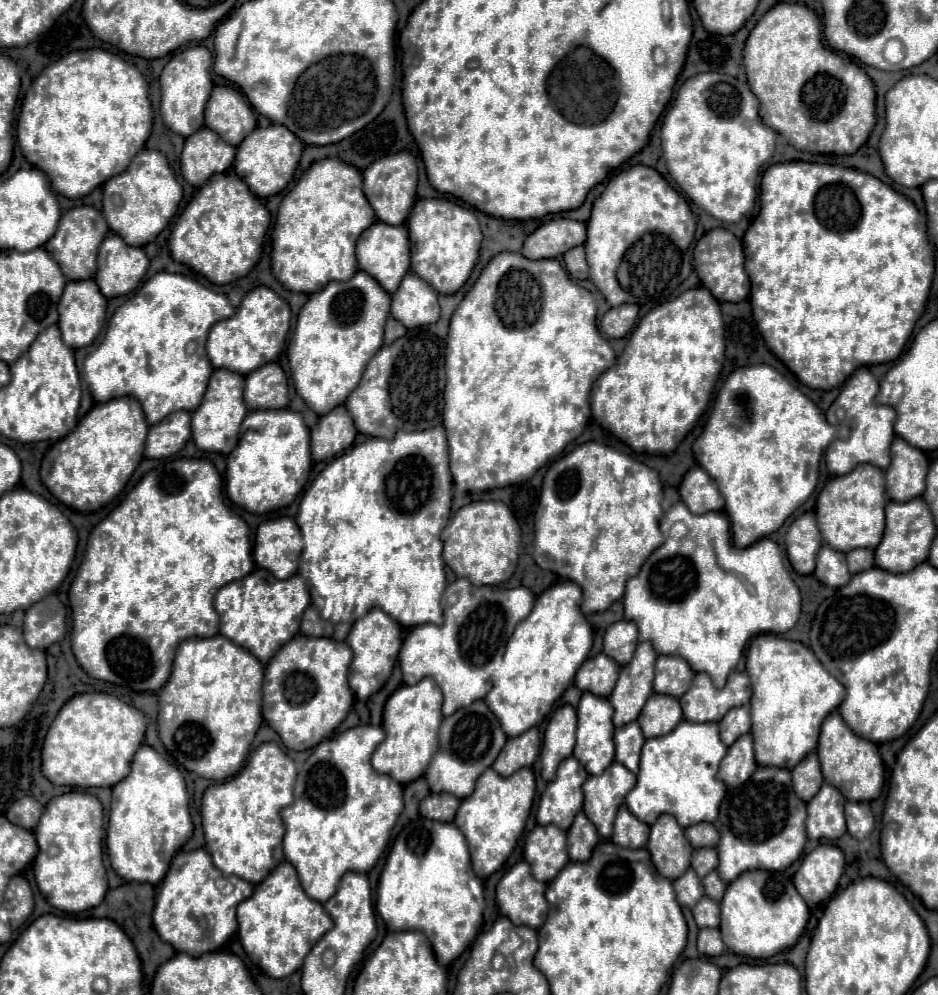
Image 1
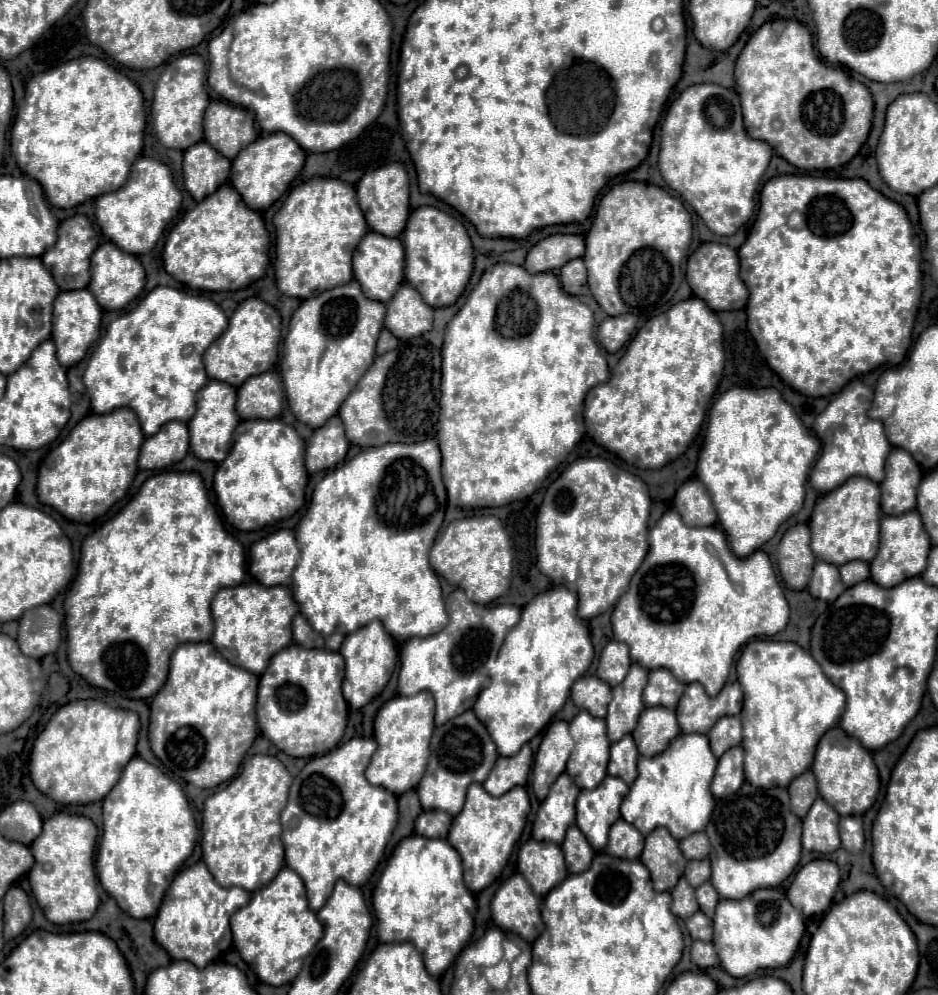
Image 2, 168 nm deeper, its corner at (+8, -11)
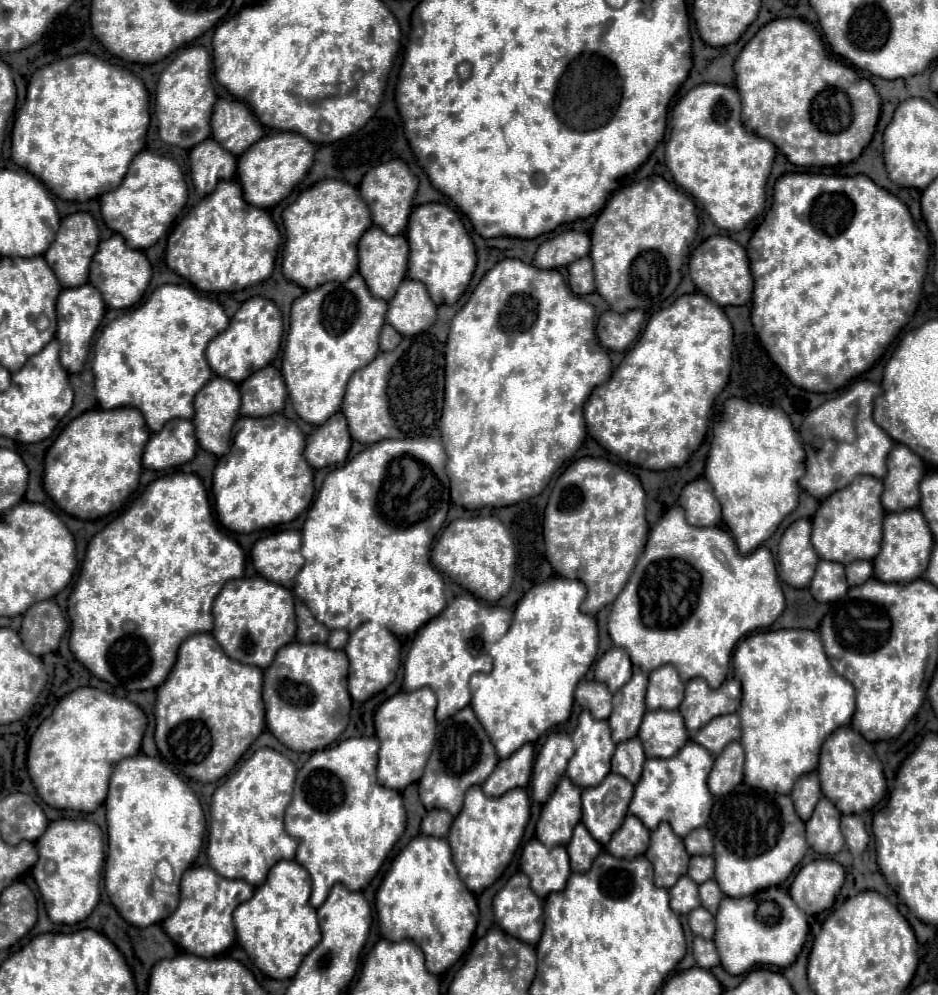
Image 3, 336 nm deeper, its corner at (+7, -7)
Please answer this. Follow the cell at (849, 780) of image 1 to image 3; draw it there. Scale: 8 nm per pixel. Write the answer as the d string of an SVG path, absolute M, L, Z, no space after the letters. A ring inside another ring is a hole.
M841 727L839 731L835 731L831 739L823 743L817 771L819 771L823 795L831 799L831 803L835 803L835 807L839 807L843 815L863 813L871 809L883 799L885 789L887 789L883 767L881 767L879 757L875 755L873 745L867 743L867 739L863 739L851 727Z

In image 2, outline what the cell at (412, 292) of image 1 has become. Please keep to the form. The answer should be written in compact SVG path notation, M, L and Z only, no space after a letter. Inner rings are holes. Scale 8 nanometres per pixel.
M402 283L390 303L386 303L384 327L390 329L398 339L412 339L432 329L434 309L424 303L420 293Z

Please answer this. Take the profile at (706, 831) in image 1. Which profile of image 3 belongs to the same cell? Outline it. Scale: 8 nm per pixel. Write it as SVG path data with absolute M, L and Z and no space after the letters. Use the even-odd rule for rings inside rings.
M699 827L691 831L683 841L685 841L685 849L689 855L711 855L713 853L713 839L707 827Z

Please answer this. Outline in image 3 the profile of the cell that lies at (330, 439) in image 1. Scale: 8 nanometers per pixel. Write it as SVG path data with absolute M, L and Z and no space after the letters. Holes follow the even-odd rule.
M335 413L307 437L305 459L313 469L341 465L347 459L349 447L351 435L347 429L347 419L343 413Z

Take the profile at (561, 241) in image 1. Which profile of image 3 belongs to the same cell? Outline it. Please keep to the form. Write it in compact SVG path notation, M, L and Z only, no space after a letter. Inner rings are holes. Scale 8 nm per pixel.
M565 231L565 233L559 233L557 237L539 245L533 265L537 269L567 267L575 259L589 255L589 249L591 249L589 235L577 233L577 231Z

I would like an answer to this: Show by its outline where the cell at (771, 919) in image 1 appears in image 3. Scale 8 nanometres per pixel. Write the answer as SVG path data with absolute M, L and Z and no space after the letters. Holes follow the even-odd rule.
M769 887L757 895L731 899L725 897L717 911L717 931L715 931L715 947L721 957L721 965L731 975L741 975L755 965L773 965L773 967L789 967L797 953L803 949L803 943L809 933L809 923L803 911L795 907L793 899L777 887ZM763 901L773 901L779 909L779 919L771 919L771 923L757 917L757 909Z

